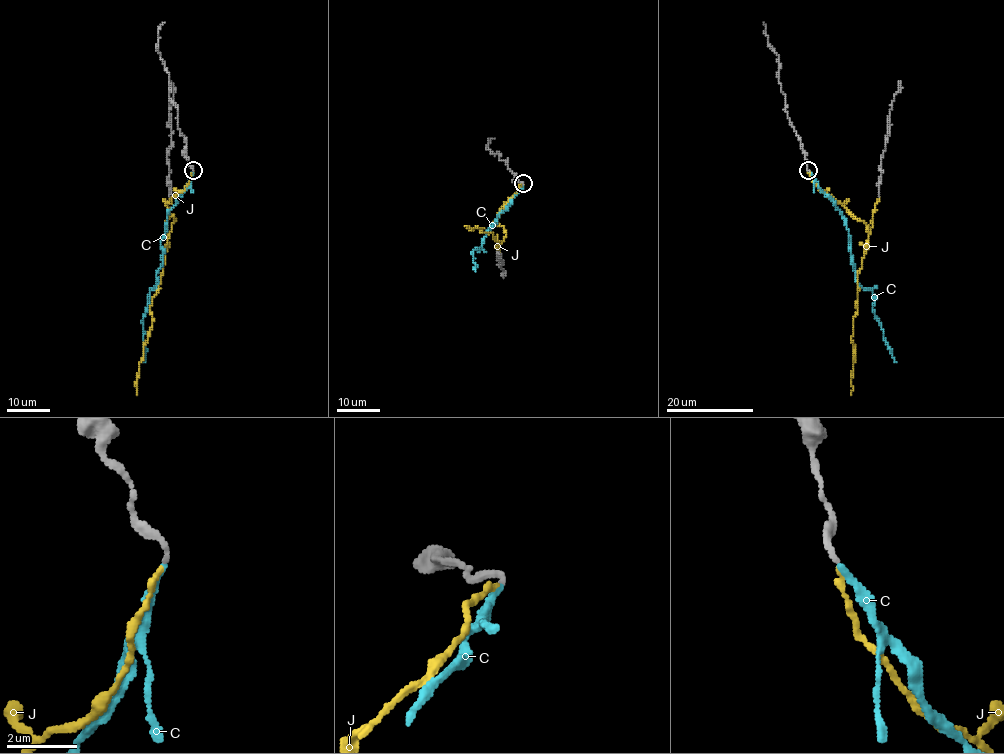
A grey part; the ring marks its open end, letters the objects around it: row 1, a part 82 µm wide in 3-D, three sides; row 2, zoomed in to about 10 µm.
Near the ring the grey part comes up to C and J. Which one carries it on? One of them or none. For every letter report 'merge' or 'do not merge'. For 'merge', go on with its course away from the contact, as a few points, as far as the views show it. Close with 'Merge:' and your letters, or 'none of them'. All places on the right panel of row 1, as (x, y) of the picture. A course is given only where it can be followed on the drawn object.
C: do not merge
J: merge; course (809, 171), (811, 179), (866, 224), (868, 233), (867, 247), (856, 276), (850, 394)
Merge: J

